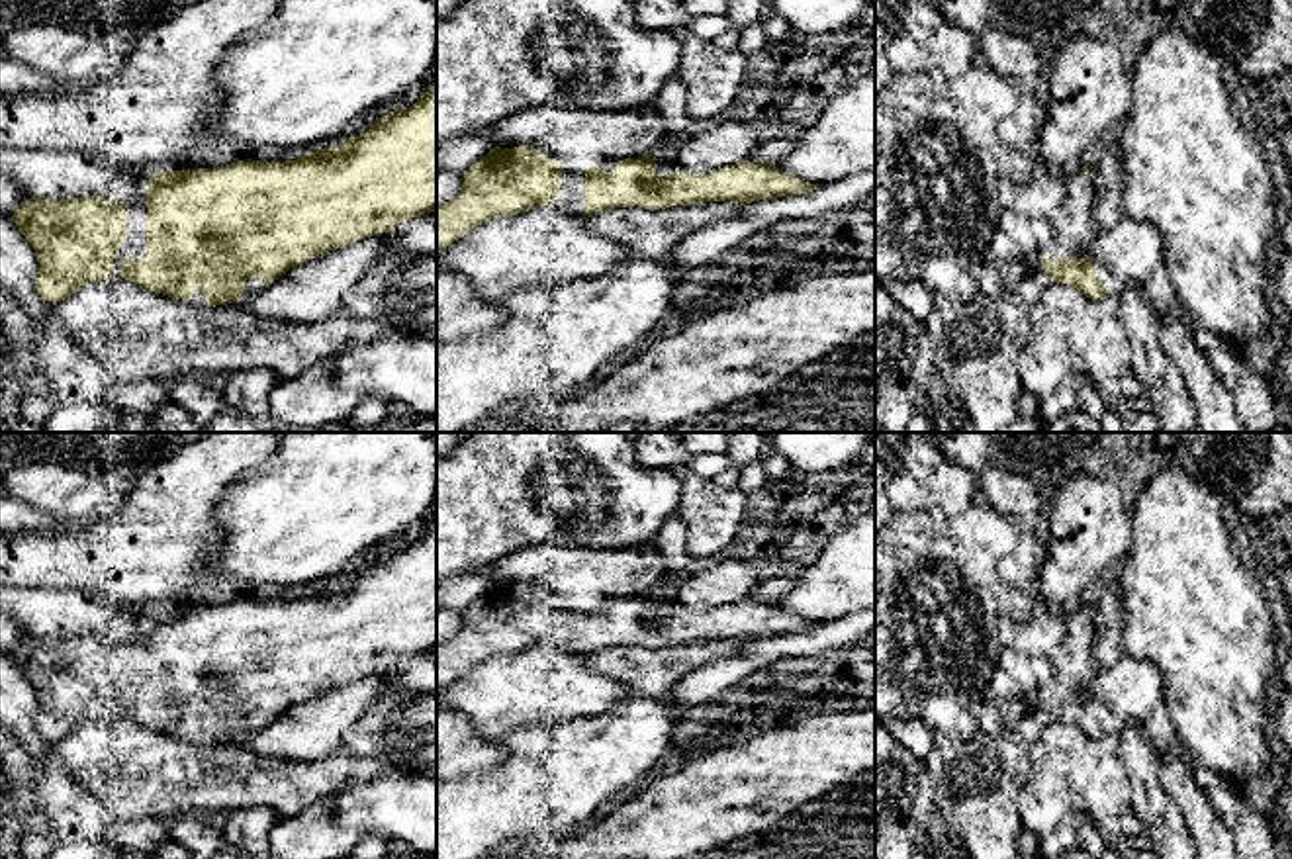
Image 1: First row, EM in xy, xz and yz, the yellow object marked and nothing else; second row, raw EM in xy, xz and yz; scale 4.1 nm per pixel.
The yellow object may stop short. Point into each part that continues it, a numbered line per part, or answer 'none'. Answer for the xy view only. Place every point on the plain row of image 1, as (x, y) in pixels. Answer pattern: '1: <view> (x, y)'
1: xy (134, 683)

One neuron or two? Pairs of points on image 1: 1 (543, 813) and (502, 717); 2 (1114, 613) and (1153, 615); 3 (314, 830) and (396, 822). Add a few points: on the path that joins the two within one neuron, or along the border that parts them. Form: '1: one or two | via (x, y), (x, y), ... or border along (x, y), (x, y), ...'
1: two | border along (553, 719), (515, 726), (498, 740)
2: two | border along (1114, 580), (1120, 591), (1124, 652)
3: two | border along (298, 814), (329, 801), (331, 813), (363, 834)

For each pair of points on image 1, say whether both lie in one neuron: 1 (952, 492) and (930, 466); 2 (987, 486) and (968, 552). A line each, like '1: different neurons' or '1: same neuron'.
1: same neuron
2: different neurons

